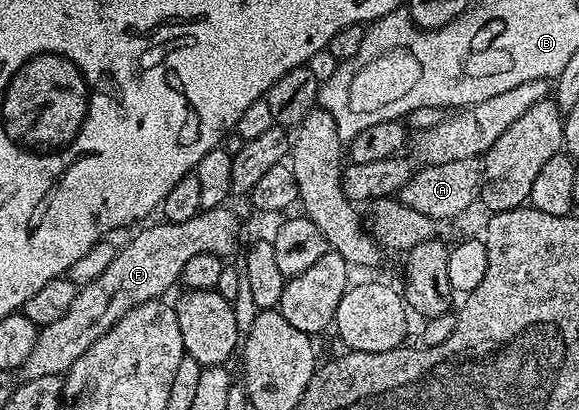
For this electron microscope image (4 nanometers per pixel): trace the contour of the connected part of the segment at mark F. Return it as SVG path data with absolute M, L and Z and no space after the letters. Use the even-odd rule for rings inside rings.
M230 207L204 208L189 222L180 224L148 223L140 227L135 237L124 248L115 253L113 262L105 269L101 278L82 285L73 298L73 306L57 322L49 322L38 329L36 344L32 353L25 358L21 372L26 379L42 376L63 376L71 369L73 362L97 342L133 306L141 306L150 300L166 297L171 287L179 284L181 270L189 258L197 254L230 257L239 240L239 220L230 212Z

